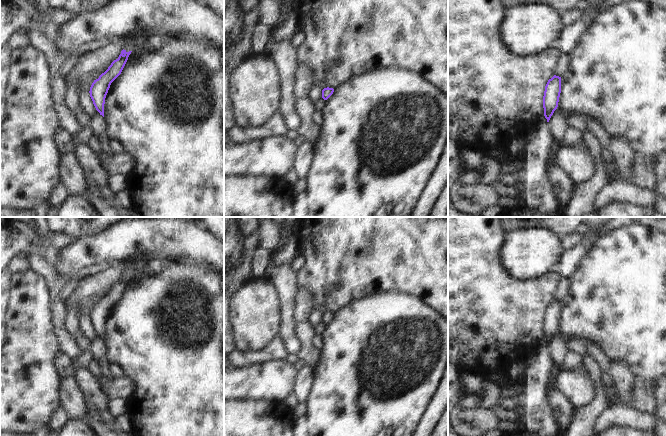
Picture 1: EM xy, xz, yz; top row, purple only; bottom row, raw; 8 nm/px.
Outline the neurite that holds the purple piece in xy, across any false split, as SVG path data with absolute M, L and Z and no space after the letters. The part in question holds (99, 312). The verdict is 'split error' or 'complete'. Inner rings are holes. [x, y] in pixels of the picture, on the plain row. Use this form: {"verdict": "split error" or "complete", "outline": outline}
{"verdict": "split error", "outline": "M154 257L124 263L123 274L119 281L111 287L108 293L102 297L98 303L94 304L90 311L90 321L100 339L104 341L105 322L110 309L121 298L132 274L136 270L141 270L143 268L150 268L158 272L161 267L162 261Z"}

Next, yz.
{"verdict": "split error", "outline": "M554 299L548 304L543 332L545 345L538 352L527 358L521 366L525 379L525 390L520 397L520 410L523 414L523 428L537 436L557 436L558 423L555 410L549 406L545 390L549 384L552 360L549 355L549 344L558 331L561 317L561 301Z"}

